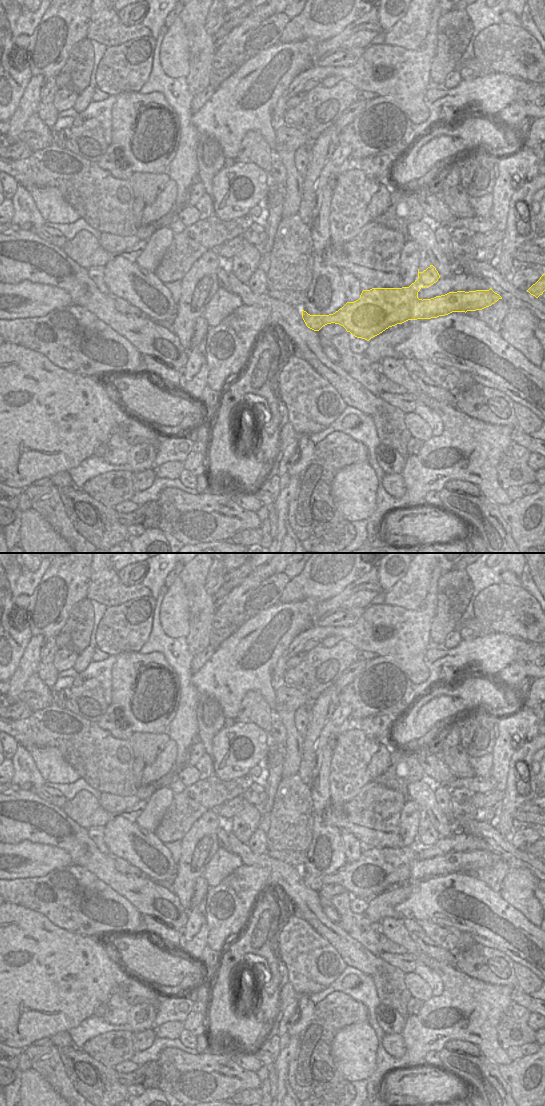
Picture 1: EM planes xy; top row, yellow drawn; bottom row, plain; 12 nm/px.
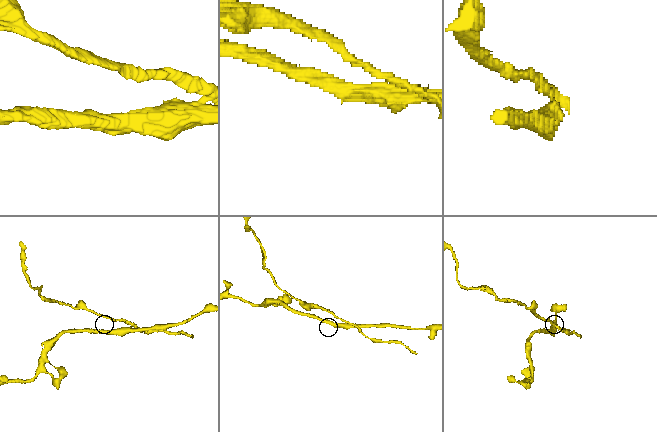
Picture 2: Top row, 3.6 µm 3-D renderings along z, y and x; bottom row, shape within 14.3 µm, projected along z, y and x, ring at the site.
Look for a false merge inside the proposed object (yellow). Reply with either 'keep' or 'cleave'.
cleave

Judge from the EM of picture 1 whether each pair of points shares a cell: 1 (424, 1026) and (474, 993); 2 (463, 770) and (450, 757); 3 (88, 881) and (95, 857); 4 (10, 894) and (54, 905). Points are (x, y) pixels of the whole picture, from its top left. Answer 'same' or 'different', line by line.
1: same
2: same
3: different
4: same

